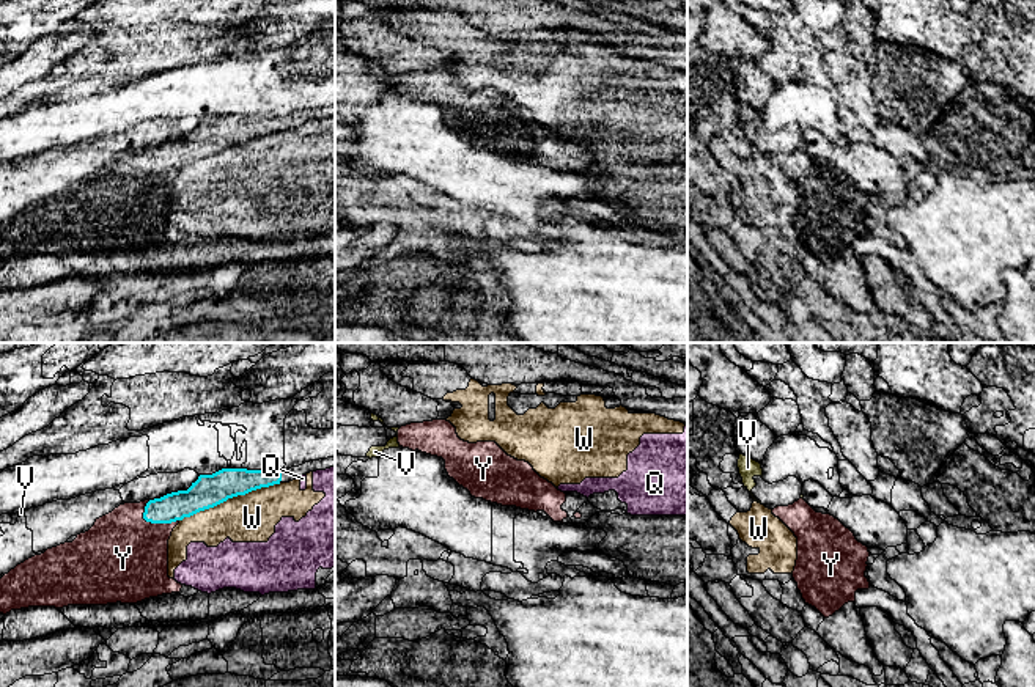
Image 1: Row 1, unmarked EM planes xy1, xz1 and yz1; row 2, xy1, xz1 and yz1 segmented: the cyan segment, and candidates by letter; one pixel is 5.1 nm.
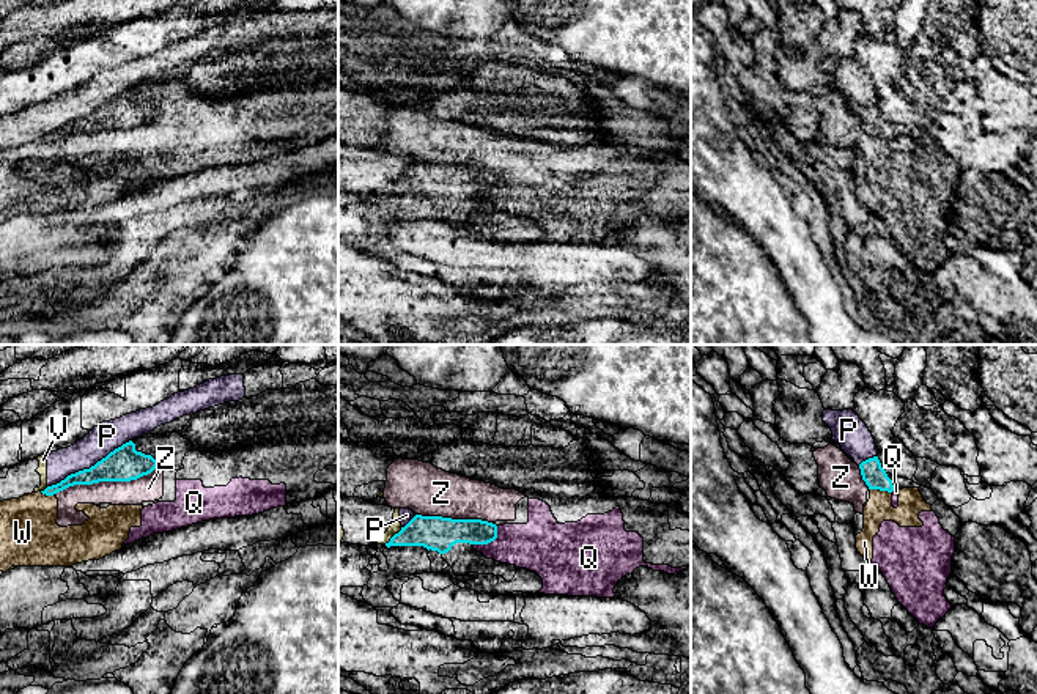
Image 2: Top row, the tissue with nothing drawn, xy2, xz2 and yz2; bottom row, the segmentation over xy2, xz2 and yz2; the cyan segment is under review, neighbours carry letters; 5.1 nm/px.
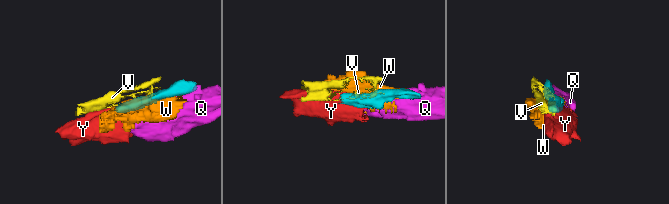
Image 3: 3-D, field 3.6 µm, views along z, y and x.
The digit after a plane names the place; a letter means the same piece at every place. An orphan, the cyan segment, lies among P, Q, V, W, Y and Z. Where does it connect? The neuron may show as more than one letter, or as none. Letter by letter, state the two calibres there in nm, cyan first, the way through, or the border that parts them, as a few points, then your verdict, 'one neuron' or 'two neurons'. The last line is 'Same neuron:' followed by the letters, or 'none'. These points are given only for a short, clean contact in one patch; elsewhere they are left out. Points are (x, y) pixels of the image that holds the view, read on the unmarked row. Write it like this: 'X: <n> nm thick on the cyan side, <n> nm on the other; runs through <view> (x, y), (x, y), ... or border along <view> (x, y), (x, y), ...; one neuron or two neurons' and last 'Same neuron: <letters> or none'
P: 180 nm thick on the cyan side, 150 nm on the other; border along xy2 (131, 87), (88, 115), (71, 120), (47, 134); two neurons
Q: 160 nm thick on the cyan side, 260 nm on the other; two neurons
V: 180 nm thick on the cyan side, 60 nm on the other; border along xz2 (402, 175), (384, 191); two neurons
W: 170 nm thick on the cyan side, 260 nm on the other; two neurons
Y: 150 nm thick on the cyan side, 440 nm on the other; one neuron
Z: 180 nm thick on the cyan side, 140 nm on the other; border along xy2 (158, 112), (150, 120), (136, 126), (74, 131), (55, 142); two neurons
Same neuron: Y

